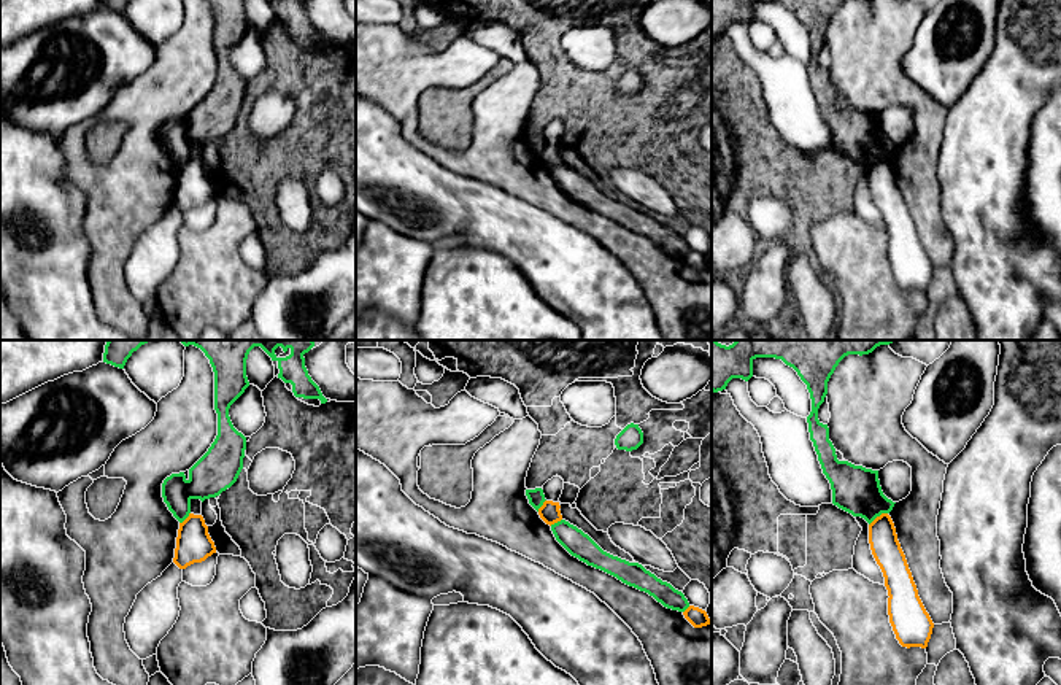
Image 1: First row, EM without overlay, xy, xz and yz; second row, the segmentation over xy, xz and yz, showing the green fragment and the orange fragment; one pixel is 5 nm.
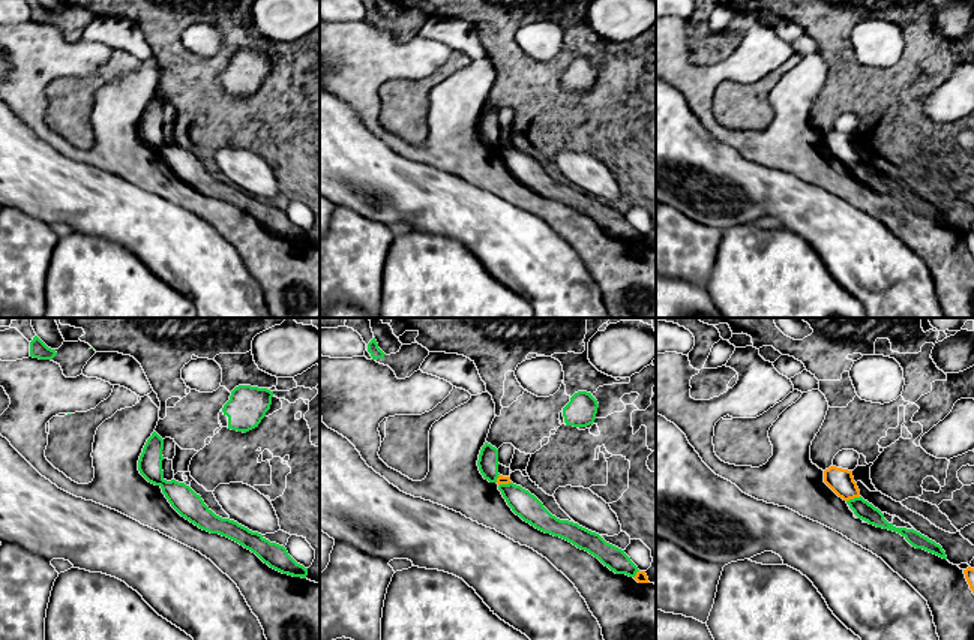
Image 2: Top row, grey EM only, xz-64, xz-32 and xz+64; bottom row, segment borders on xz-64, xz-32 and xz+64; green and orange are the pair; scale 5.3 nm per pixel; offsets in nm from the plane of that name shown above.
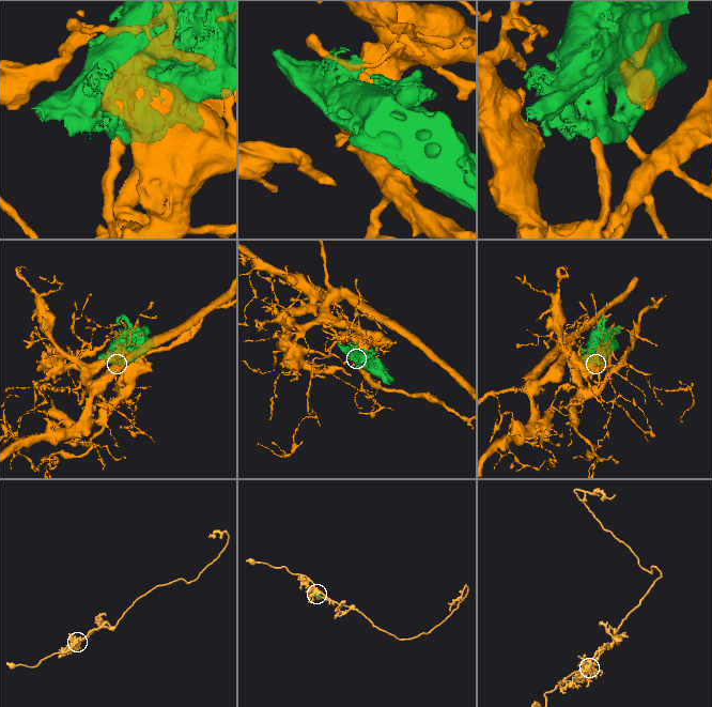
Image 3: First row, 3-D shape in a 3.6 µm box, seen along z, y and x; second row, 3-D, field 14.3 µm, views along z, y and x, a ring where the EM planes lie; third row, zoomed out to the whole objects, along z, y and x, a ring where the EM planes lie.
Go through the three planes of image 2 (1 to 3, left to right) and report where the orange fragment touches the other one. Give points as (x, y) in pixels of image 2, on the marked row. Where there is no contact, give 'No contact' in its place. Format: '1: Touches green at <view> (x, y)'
1: No contact
2: Touches green at xz-32 (505, 484)
3: Touches green at xz+64 (854, 498)

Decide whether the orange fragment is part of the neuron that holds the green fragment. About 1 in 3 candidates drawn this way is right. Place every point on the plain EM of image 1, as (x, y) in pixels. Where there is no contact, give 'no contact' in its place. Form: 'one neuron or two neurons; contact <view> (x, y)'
two neurons; contact yz (877, 159)

